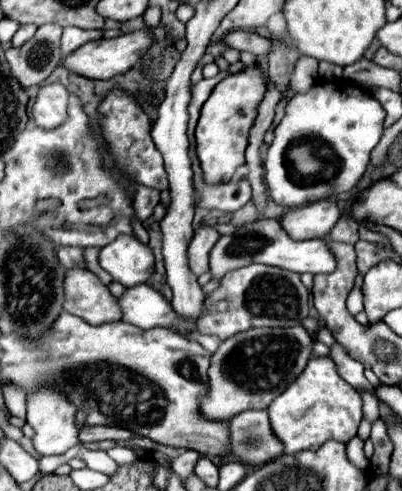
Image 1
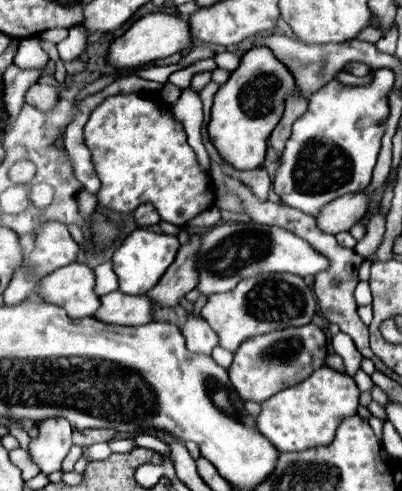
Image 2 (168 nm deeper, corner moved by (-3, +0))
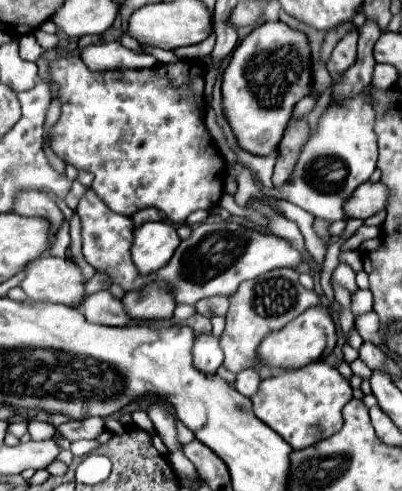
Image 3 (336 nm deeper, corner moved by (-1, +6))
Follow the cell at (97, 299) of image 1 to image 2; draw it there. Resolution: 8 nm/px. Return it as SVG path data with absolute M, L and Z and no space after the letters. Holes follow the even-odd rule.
M68 264L44 276L36 286L36 296L66 308L70 318L94 316L100 298L94 292L94 272L86 264Z

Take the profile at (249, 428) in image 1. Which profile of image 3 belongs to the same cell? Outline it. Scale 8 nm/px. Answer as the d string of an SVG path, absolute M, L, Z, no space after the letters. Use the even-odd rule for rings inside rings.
M248 368L248 370L238 372L238 392L240 392L240 394L244 394L244 396L256 394L258 384L260 384L260 376L258 376L256 370Z

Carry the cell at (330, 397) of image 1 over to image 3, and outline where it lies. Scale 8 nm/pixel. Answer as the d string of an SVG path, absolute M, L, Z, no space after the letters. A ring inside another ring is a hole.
M312 362L300 370L292 370L292 372L284 372L280 376L274 378L266 378L260 382L258 392L252 396L252 404L254 404L254 414L268 424L274 432L278 432L294 450L302 450L308 448L324 438L330 438L332 434L336 434L342 428L342 406L346 402L352 400L352 386L350 382L340 376L340 372L326 364L326 362Z

